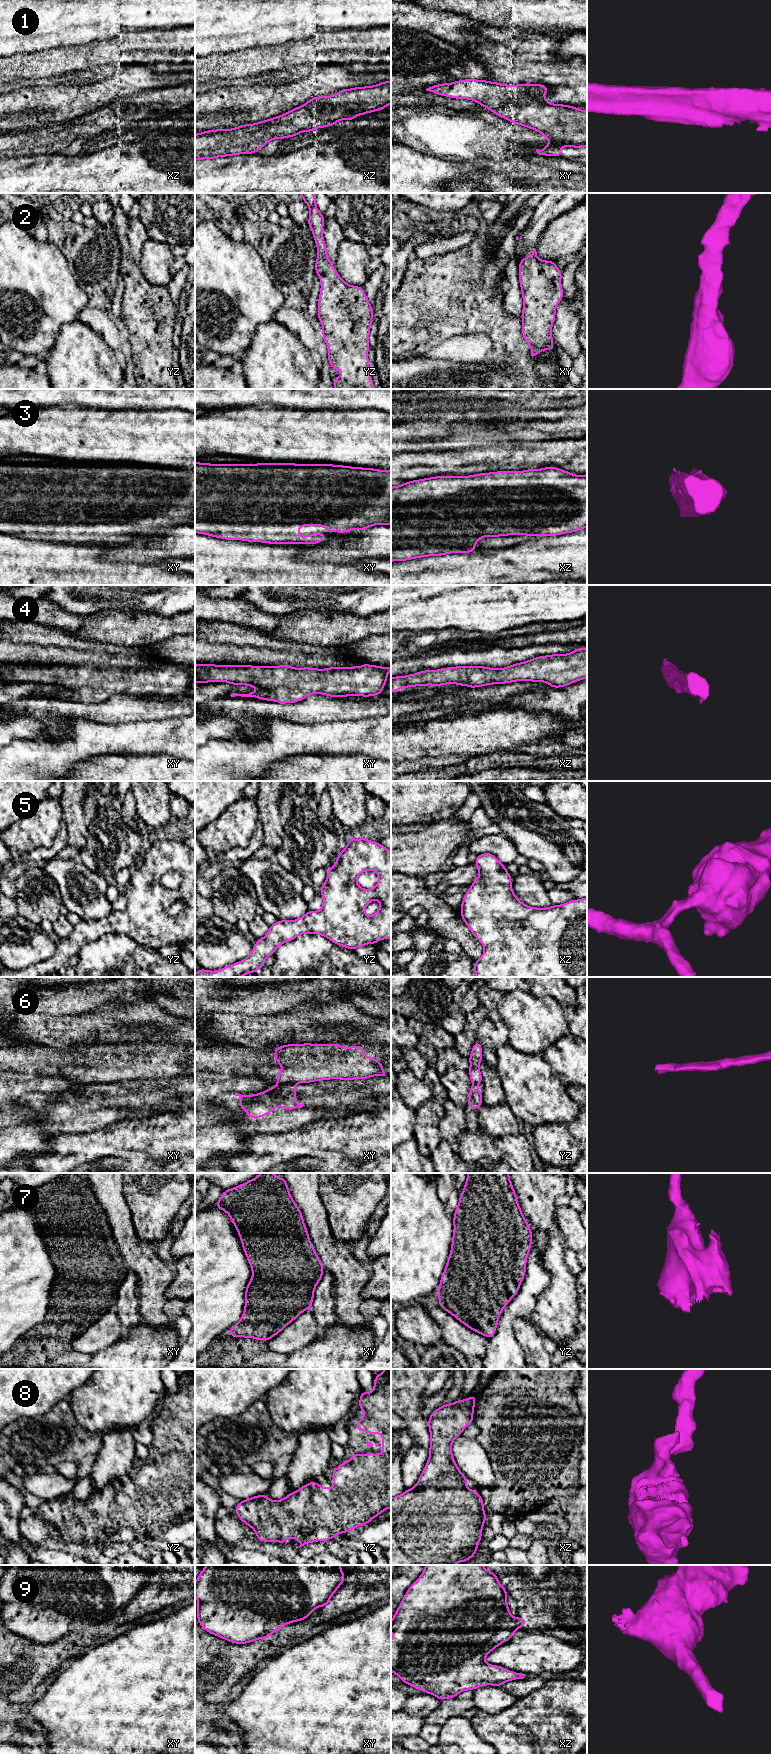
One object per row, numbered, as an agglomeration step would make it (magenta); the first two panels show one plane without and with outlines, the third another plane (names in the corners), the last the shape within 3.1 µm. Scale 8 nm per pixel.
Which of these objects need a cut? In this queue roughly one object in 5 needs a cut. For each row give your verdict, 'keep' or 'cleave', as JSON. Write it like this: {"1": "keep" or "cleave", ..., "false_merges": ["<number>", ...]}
{"1": "keep", "2": "keep", "3": "keep", "4": "keep", "5": "keep", "6": "cleave", "7": "keep", "8": "keep", "9": "keep", "false_merges": ["6"]}

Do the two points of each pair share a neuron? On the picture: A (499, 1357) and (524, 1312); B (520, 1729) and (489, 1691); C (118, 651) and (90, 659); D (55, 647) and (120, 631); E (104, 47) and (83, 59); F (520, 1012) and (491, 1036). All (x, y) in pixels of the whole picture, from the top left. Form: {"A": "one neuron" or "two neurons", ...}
{"A": "one neuron", "B": "two neurons", "C": "one neuron", "D": "two neurons", "E": "one neuron", "F": "two neurons"}

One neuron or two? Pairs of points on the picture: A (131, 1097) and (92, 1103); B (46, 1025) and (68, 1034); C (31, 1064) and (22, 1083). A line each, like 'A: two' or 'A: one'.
A: one
B: one
C: two

